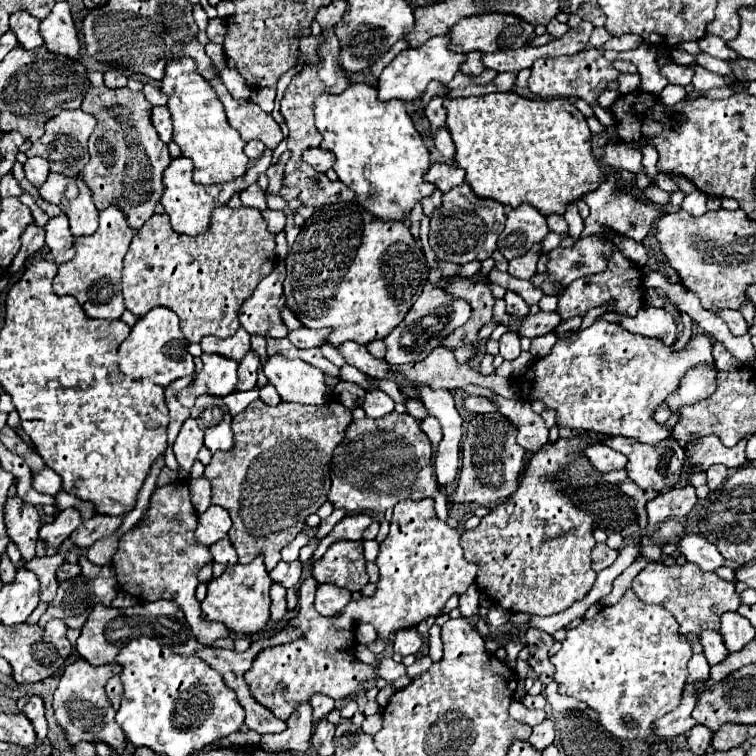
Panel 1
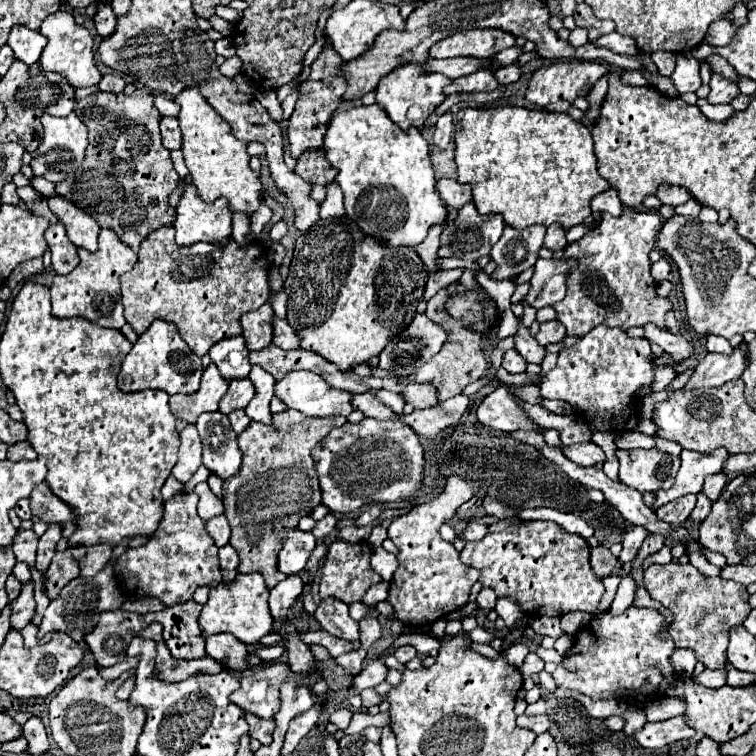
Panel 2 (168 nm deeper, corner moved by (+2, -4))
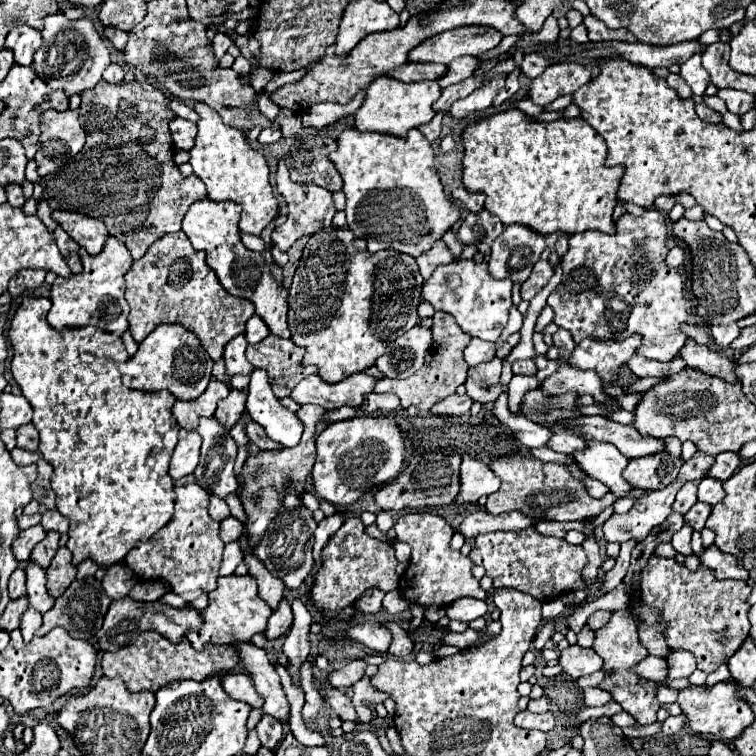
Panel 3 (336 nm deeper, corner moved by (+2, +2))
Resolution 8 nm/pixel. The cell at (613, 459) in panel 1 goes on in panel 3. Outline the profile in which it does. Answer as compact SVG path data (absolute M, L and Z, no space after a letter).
M560 432L560 434L552 434L548 448L556 450L560 454L572 456L574 452L586 448L586 440L582 440L580 436L574 436L572 432Z

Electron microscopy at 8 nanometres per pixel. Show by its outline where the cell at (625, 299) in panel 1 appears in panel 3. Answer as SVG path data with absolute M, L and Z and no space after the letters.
M648 208L642 216L622 214L616 220L614 234L602 234L588 230L582 234L570 236L570 248L562 256L562 282L548 296L548 304L554 310L554 322L560 328L566 328L574 342L580 342L586 336L606 336L612 340L624 340L626 336L642 334L642 356L658 362L670 362L680 352L686 342L686 334L680 330L680 324L686 322L688 310L682 296L682 276L676 270L670 270L664 264L668 248L664 246L670 234L670 222L656 208Z

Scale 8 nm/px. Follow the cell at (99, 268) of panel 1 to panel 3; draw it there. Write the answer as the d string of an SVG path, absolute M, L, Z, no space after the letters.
M108 236L104 250L98 256L90 256L84 248L80 250L82 254L82 272L80 274L70 274L68 278L58 276L52 284L52 308L48 312L48 322L54 328L64 328L64 326L96 326L106 332L114 332L118 336L128 330L128 302L124 298L124 274L132 266L132 256L128 248L118 242L114 236Z

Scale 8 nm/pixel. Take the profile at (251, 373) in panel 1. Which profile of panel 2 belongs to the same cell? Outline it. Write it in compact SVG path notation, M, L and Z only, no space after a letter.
M248 378L246 380L232 380L228 392L220 400L220 408L218 410L222 414L230 414L232 410L246 408L248 402L252 400L252 396L254 396L254 386L248 382Z

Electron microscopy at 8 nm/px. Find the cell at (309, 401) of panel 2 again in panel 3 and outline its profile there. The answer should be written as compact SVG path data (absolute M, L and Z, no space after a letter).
M364 372L352 374L336 384L324 382L318 374L306 376L292 390L292 400L302 404L318 404L326 410L336 410L342 406L360 406L364 396L374 390L376 380Z

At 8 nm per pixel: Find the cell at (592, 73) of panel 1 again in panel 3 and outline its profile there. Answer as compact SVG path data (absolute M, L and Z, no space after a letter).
M556 62L550 64L530 84L530 98L534 104L548 106L558 96L572 94L592 78L590 70L578 62Z

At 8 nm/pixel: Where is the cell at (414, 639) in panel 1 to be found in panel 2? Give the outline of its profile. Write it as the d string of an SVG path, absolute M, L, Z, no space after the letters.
M400 646L400 648L394 650L394 656L396 656L396 660L398 660L400 664L410 662L416 654L418 654L418 652L416 652L416 648L412 648L412 646Z

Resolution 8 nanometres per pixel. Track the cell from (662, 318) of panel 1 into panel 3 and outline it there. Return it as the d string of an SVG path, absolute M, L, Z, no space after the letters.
M688 338L686 344L682 346L680 358L690 368L696 368L700 372L706 372L706 374L730 380L730 382L738 382L738 378L734 376L734 362L728 356L714 352L708 346L700 346L692 338Z

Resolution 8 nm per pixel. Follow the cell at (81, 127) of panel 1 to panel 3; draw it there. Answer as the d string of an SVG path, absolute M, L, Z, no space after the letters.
M46 110L40 120L40 142L36 152L38 174L46 176L62 168L70 158L74 158L86 142L86 132L80 126L78 110Z

